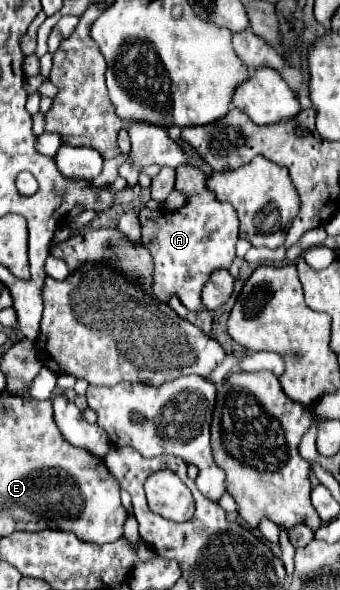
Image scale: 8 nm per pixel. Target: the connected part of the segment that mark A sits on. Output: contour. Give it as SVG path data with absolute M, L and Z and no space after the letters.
M180 165L176 171L176 189L186 195L186 205L182 209L158 213L148 209L140 211L142 241L146 243L146 249L154 261L152 293L164 301L176 293L186 309L202 311L204 307L200 303L200 291L206 283L206 277L210 277L214 269L228 269L236 257L240 221L236 209L230 203L216 201L214 193L206 185L206 175L200 169Z

